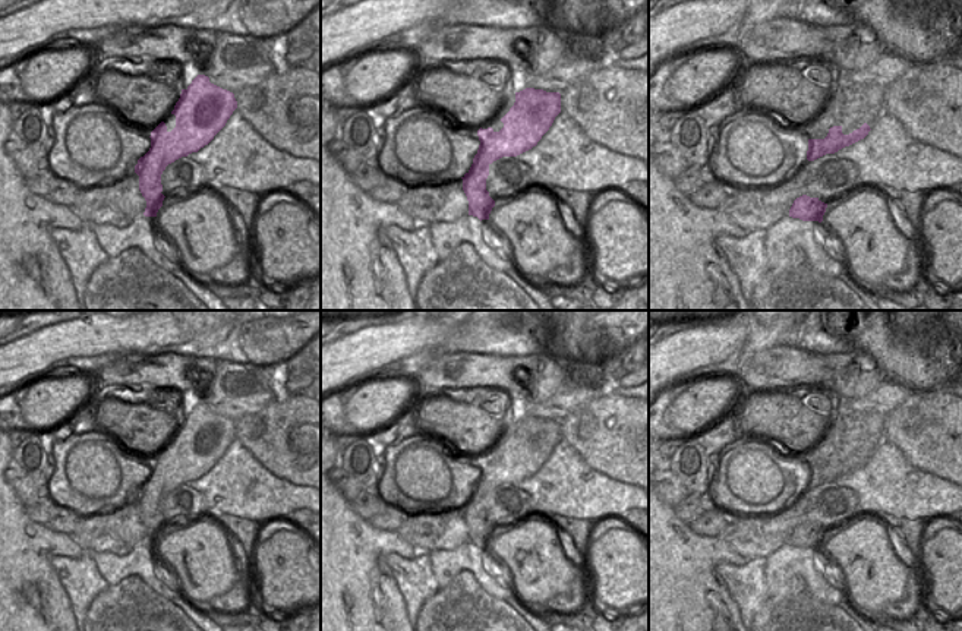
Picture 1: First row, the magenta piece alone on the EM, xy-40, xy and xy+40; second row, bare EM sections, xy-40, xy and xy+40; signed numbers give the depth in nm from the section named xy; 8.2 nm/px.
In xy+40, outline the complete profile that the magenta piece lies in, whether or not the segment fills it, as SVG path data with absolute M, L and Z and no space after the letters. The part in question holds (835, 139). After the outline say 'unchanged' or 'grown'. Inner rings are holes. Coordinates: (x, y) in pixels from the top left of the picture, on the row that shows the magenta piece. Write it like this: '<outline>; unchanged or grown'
M864 123L852 133L843 135L842 126L833 126L829 129L829 133L824 139L808 139L807 160L814 161L826 154L835 154L839 149L864 139L870 130L870 126Z; unchanged

